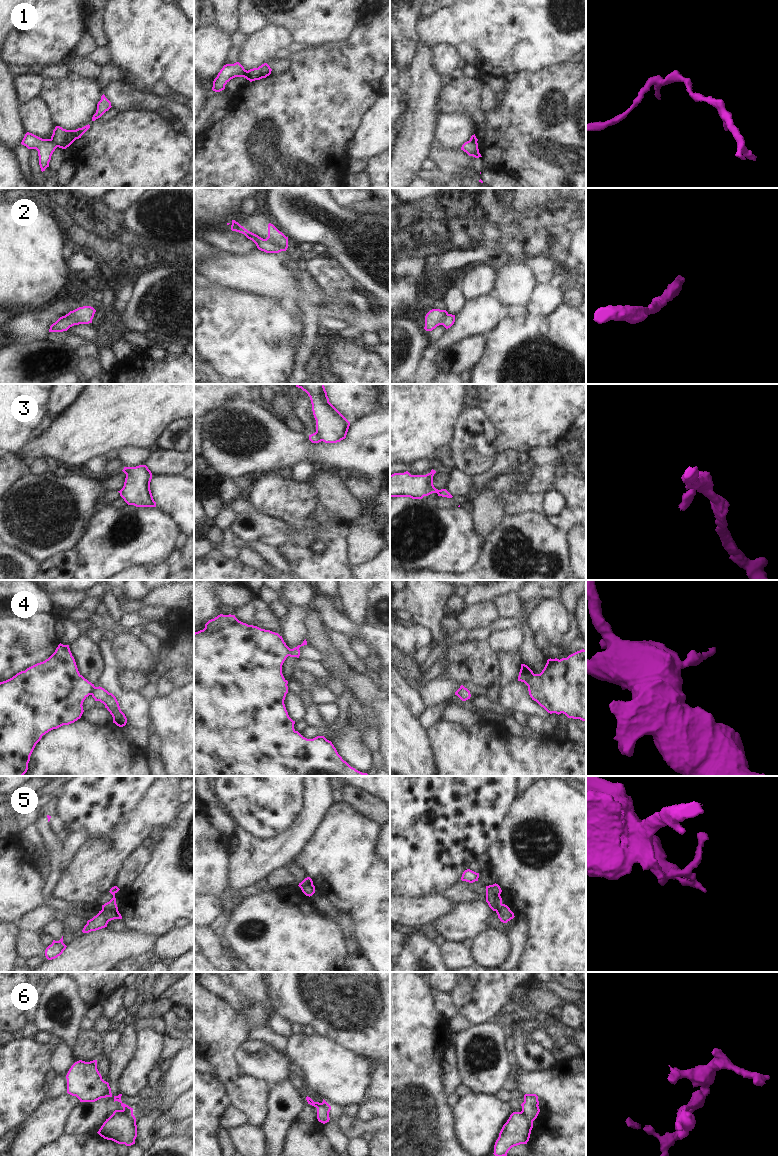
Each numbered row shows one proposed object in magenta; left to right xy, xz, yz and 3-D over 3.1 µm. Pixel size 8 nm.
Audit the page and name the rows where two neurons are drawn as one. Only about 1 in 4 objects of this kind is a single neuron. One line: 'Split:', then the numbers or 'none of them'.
Split: 2, 3, 4, 5, 6

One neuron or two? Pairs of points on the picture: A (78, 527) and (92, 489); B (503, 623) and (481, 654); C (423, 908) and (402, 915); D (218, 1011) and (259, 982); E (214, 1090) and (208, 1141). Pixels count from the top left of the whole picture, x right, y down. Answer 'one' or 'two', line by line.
A: one
B: two
C: one
D: two
E: one

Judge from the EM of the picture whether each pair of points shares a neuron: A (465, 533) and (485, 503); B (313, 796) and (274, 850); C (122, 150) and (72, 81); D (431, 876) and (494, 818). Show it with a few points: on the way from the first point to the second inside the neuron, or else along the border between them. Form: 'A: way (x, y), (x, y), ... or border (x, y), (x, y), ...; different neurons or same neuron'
A: border (471, 515), (473, 530), (484, 540); different neurons
B: way (313, 811), (311, 819), (289, 841); same neuron
C: way (104, 136), (73, 105), (73, 99); same neuron
D: way (449, 858), (450, 840), (462, 828), (474, 824); same neuron

